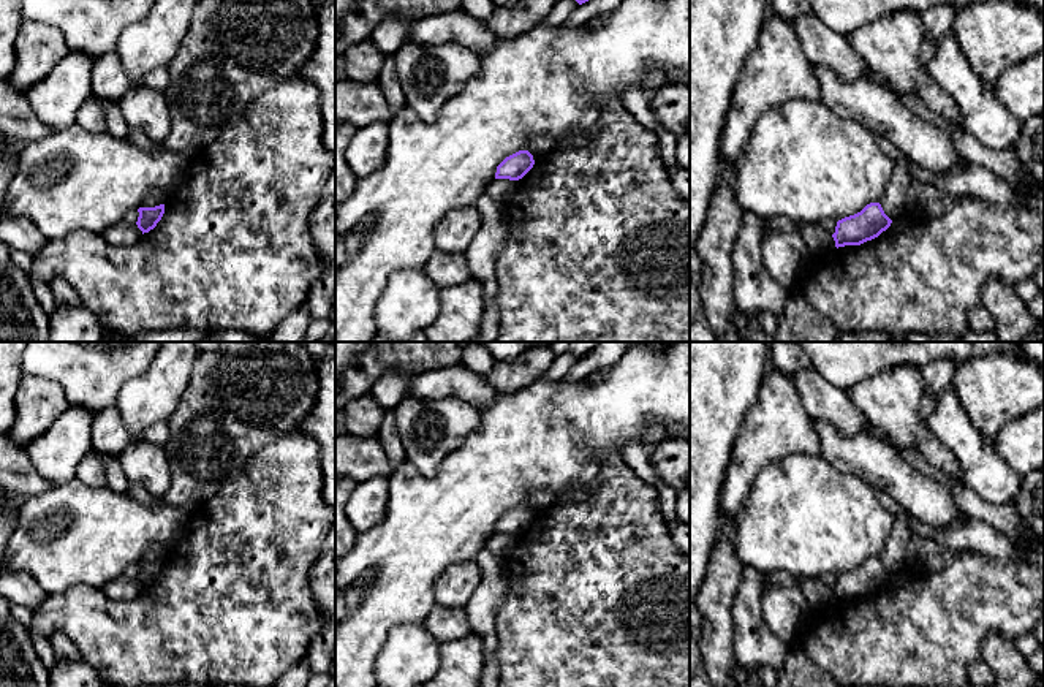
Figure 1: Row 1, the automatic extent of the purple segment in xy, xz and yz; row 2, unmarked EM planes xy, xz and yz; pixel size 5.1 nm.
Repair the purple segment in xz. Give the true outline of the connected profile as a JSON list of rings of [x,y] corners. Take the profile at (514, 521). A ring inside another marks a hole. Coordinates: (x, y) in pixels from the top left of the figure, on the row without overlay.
[[[519,505],[506,511],[497,521],[495,533],[519,535],[533,522],[533,519],[533,510],[528,505]]]

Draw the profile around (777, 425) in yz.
[[[772,369],[737,435],[721,488],[720,511],[734,529],[759,470],[792,453],[819,456],[821,443],[791,377]]]

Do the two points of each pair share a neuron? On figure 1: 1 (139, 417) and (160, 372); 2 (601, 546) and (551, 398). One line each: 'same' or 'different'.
1: same
2: different

